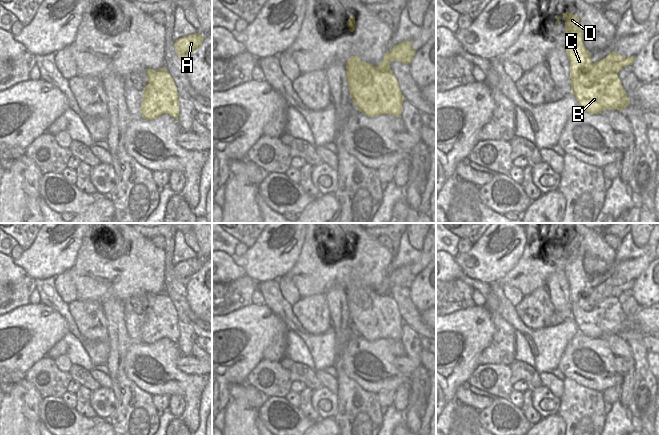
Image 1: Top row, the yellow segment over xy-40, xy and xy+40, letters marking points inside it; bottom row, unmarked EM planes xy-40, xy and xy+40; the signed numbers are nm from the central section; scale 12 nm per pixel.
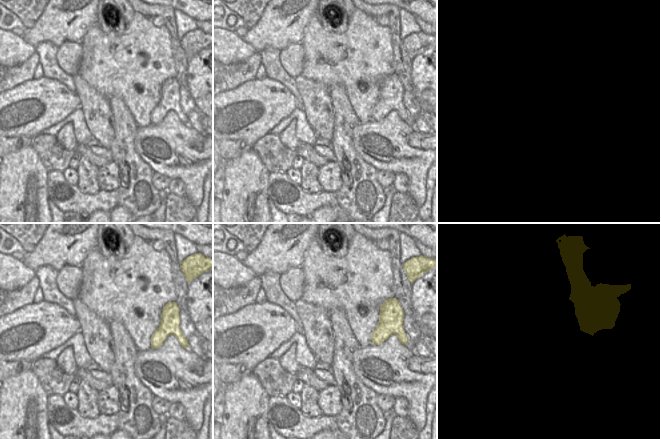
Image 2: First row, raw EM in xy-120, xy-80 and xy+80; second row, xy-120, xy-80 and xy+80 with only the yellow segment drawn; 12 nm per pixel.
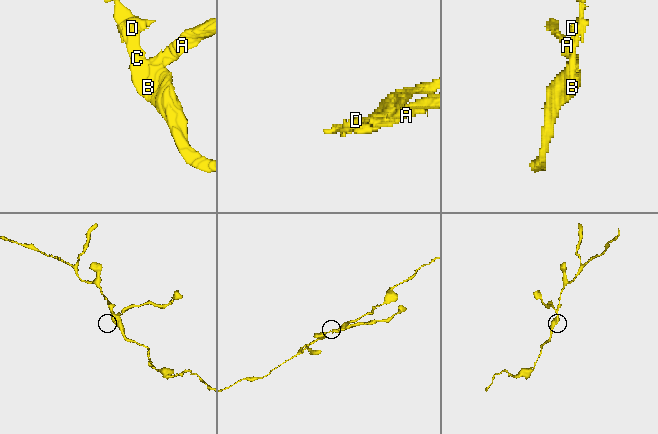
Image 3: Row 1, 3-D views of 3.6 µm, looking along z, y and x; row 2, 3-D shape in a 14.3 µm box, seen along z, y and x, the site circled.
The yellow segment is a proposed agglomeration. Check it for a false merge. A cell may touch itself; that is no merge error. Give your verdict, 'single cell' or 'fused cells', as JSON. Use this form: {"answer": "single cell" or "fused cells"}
{"answer": "fused cells"}

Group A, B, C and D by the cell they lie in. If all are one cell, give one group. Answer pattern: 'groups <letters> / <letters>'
groups A / B C D

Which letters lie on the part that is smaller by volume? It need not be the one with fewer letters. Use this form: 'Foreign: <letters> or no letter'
Foreign: A

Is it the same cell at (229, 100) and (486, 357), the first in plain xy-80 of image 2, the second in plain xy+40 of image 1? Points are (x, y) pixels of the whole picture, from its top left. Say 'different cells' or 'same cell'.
different cells

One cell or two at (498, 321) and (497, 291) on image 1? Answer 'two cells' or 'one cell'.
two cells

